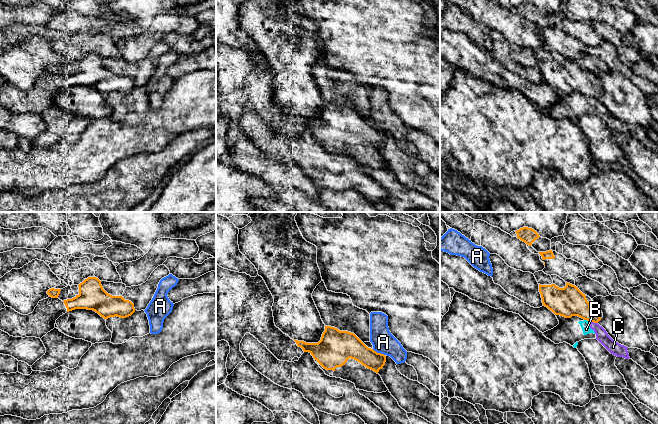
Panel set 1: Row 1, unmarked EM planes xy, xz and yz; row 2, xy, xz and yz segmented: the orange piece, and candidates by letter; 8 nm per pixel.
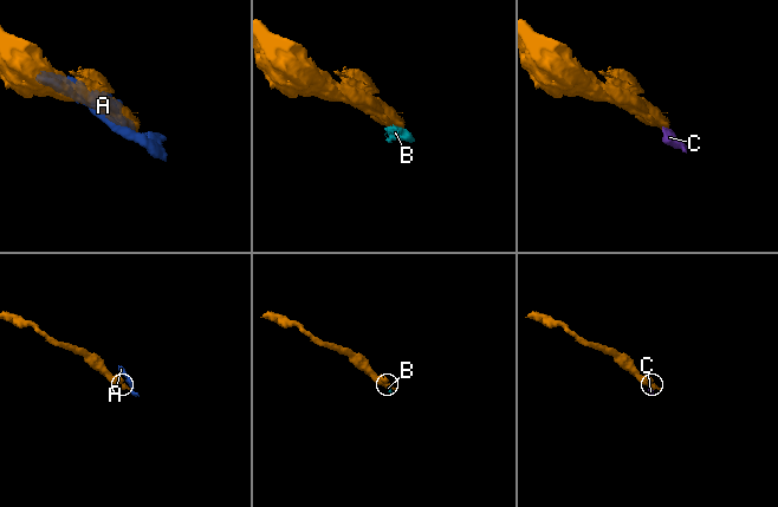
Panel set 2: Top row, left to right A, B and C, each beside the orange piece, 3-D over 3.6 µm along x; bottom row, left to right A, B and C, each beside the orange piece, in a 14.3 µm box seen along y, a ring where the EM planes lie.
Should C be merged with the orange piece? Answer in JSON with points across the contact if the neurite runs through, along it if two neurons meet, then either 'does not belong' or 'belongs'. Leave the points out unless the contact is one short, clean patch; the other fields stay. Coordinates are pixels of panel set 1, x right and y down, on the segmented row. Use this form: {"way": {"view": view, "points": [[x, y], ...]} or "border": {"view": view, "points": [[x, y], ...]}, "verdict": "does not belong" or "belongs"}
{"border": {"view": "yz", "points": [[589, 321], [597, 323]]}, "verdict": "does not belong"}

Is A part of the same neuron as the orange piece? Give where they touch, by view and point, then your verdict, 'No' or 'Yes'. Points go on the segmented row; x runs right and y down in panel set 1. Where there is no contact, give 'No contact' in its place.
Touches orange at xz (378, 353). No

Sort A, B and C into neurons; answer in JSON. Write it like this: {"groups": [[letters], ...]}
{"groups": [["A"], ["B", "C"]]}

